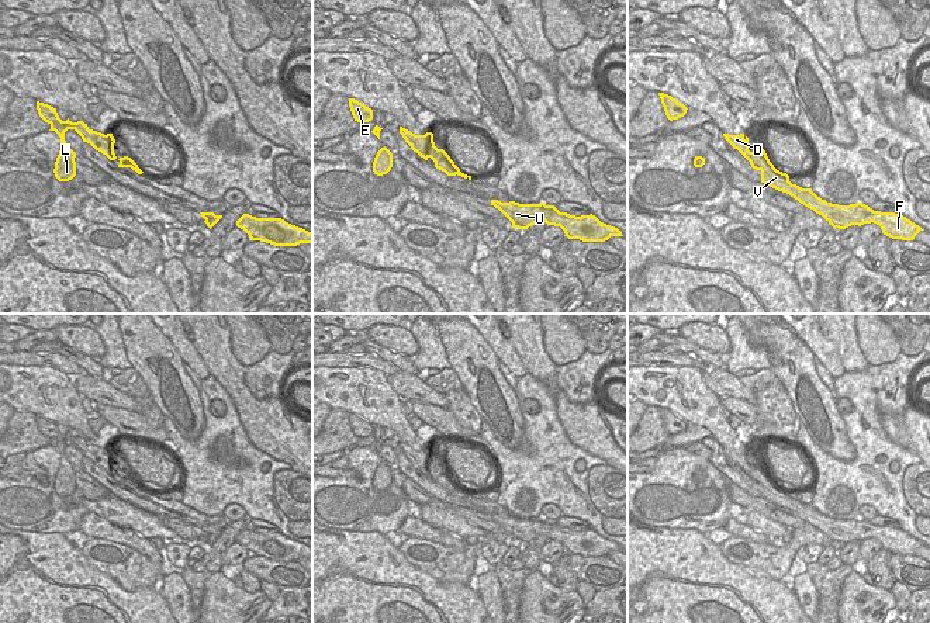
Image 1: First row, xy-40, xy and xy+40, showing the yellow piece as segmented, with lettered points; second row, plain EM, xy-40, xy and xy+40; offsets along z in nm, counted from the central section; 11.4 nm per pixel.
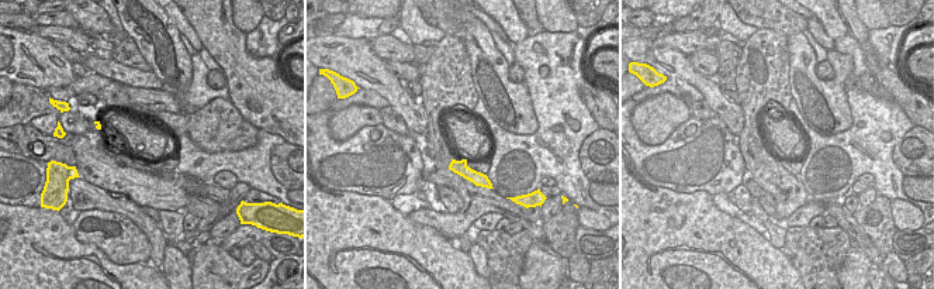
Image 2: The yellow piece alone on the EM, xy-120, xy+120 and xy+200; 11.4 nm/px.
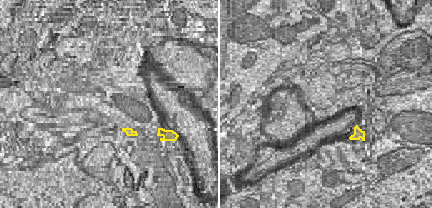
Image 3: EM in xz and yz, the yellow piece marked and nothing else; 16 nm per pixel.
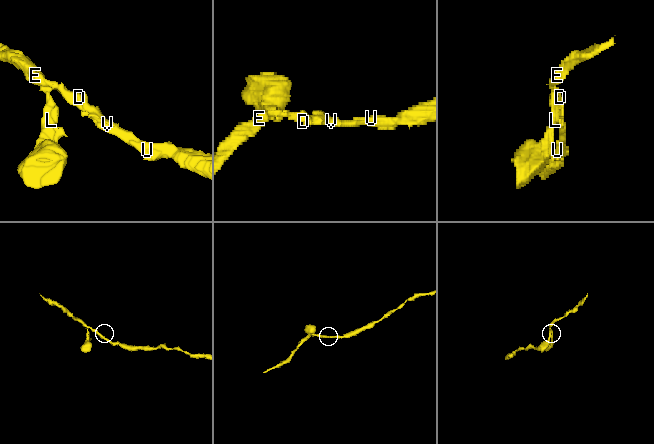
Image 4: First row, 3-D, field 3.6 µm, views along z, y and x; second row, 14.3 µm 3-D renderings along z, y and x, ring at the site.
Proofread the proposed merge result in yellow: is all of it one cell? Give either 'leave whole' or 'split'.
leave whole

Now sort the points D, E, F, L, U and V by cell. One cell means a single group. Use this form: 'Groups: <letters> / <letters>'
Groups: D E F L U V

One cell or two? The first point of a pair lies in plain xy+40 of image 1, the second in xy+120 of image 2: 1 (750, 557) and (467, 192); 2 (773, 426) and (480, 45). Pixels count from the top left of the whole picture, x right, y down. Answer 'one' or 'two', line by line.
1: one
2: two

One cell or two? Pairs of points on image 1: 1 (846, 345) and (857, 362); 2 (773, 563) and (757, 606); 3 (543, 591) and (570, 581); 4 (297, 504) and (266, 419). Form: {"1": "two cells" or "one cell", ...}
{"1": "one cell", "2": "two cells", "3": "two cells", "4": "two cells"}

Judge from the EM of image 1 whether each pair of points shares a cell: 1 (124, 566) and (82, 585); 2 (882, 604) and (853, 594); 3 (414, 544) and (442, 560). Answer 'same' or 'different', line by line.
1: different
2: same
3: same

